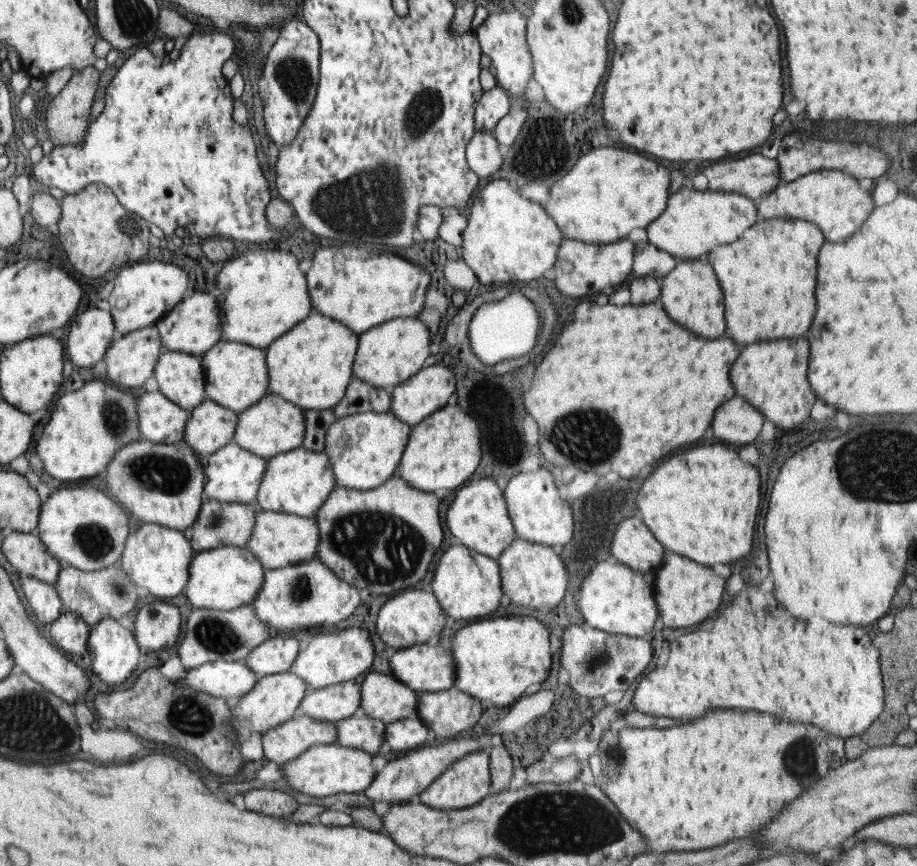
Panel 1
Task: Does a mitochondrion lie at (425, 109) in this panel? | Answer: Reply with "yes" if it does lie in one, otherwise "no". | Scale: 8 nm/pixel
yes

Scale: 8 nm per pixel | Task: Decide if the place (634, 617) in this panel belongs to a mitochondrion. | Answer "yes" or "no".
no

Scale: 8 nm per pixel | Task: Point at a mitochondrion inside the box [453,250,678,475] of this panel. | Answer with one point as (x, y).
(590, 437)

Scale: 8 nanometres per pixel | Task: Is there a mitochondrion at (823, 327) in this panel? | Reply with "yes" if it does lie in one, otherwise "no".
no

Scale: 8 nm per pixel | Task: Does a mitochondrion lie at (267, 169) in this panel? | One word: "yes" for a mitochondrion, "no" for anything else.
no

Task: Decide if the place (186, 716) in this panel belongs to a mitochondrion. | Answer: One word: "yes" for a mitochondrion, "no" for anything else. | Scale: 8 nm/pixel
yes

